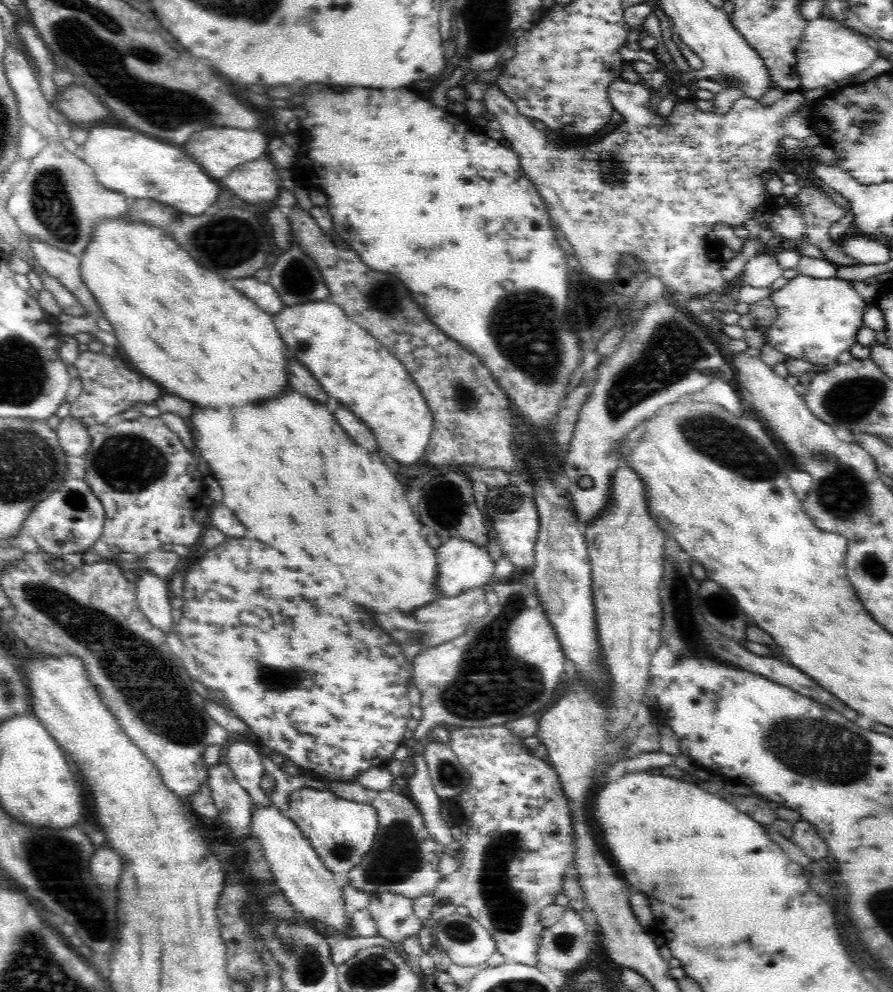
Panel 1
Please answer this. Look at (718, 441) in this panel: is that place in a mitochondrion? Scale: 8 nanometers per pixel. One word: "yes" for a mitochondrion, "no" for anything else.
yes

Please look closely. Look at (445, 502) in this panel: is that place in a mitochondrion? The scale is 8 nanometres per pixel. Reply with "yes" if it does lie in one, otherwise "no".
yes

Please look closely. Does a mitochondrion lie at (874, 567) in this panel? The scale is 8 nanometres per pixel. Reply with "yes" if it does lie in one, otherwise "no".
yes

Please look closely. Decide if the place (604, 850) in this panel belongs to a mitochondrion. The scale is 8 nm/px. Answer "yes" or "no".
no

